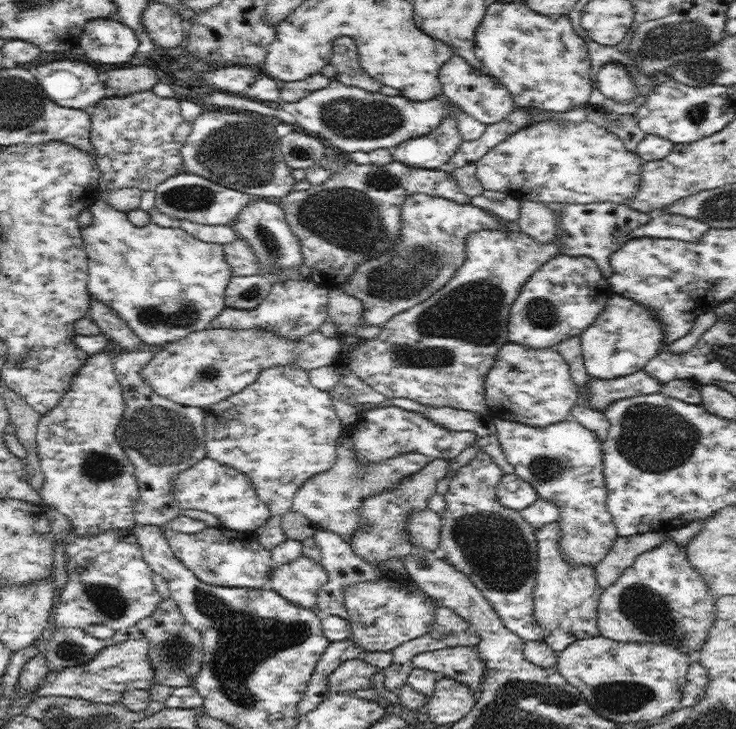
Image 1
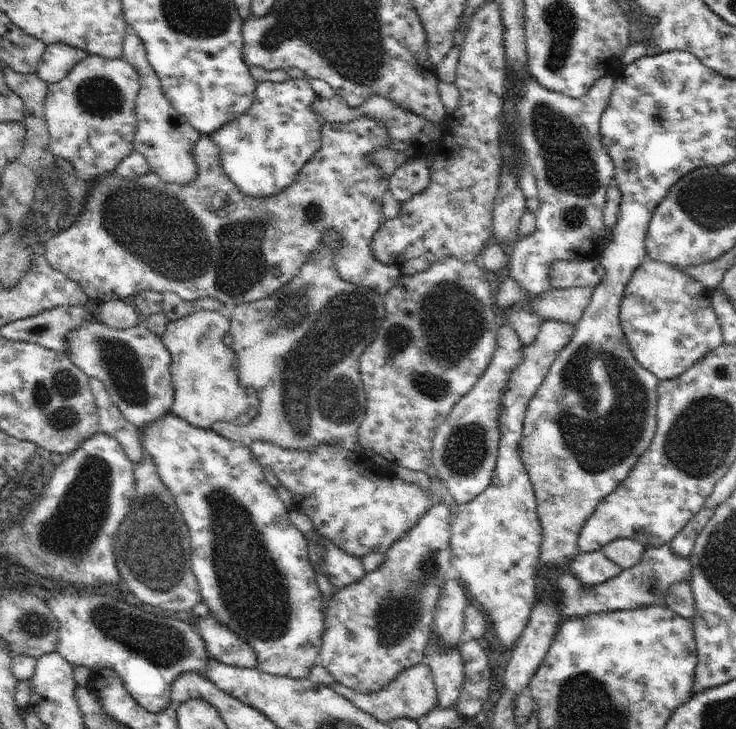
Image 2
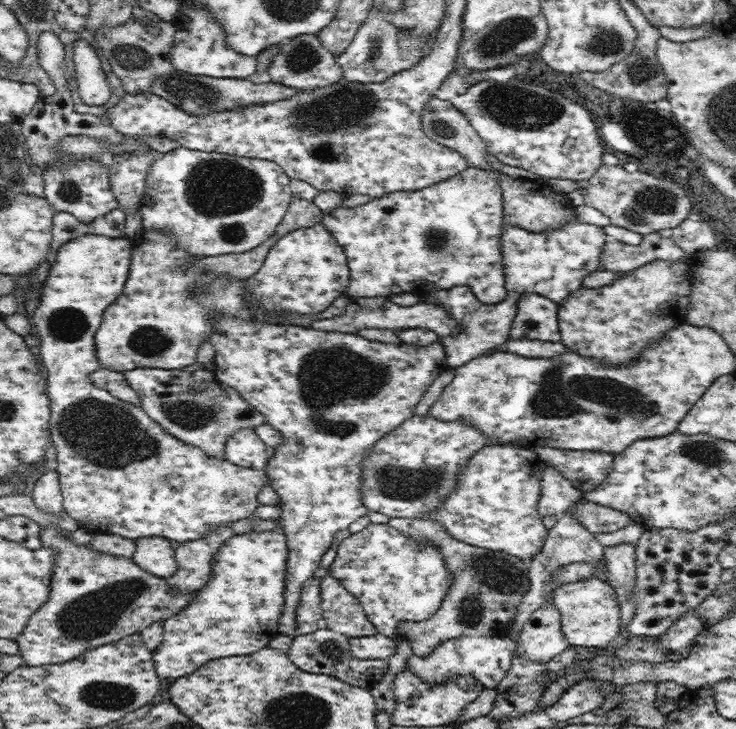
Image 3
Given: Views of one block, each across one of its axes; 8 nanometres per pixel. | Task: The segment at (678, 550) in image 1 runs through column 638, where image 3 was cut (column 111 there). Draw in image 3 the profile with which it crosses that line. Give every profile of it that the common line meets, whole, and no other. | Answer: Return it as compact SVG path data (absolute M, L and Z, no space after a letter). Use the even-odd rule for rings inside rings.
M48 526L41 528L41 546L51 547L54 553L55 565L52 575L52 592L48 597L48 600L28 619L24 630L16 638L17 644L19 646L21 657L23 658L24 665L26 666L44 666L48 664L62 664L62 662L68 662L72 658L79 657L84 654L87 650L92 648L98 648L103 644L110 644L114 641L120 640L121 638L127 637L128 635L134 633L140 633L142 629L147 629L152 623L164 622L168 617L179 612L188 606L193 601L196 593L174 593L172 587L168 585L168 580L157 577L155 574L146 572L144 569L140 568L134 562L132 558L126 557L114 557L108 553L96 553L92 549L88 549L88 545L77 545L70 537L66 537L68 531L62 530L56 526Z

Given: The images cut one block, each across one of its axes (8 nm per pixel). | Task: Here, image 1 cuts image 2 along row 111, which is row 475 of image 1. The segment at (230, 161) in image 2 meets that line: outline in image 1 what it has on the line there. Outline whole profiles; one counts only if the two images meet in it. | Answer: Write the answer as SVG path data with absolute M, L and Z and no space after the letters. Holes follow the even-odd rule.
M288 364L262 370L254 384L202 411L206 431L206 457L234 468L252 480L255 492L269 509L268 522L258 527L255 535L260 544L272 552L276 545L288 539L282 531L282 516L291 510L296 492L312 476L331 470L336 463L336 443L343 424L336 415L332 395L330 391L318 390L312 386L308 371Z

